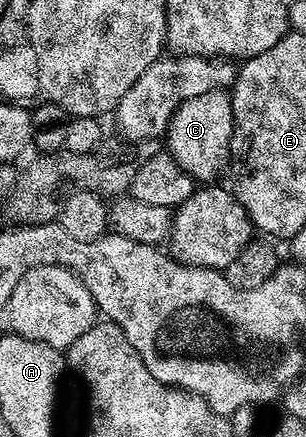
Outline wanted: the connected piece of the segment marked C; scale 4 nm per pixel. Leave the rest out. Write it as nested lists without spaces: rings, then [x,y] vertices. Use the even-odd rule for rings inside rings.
[[[216,90],[184,102],[171,117],[164,139],[168,153],[178,161],[179,167],[195,182],[208,185],[217,182],[219,180],[217,178],[223,172],[225,174],[231,166],[234,131],[235,123],[233,121],[231,96],[225,90]]]

